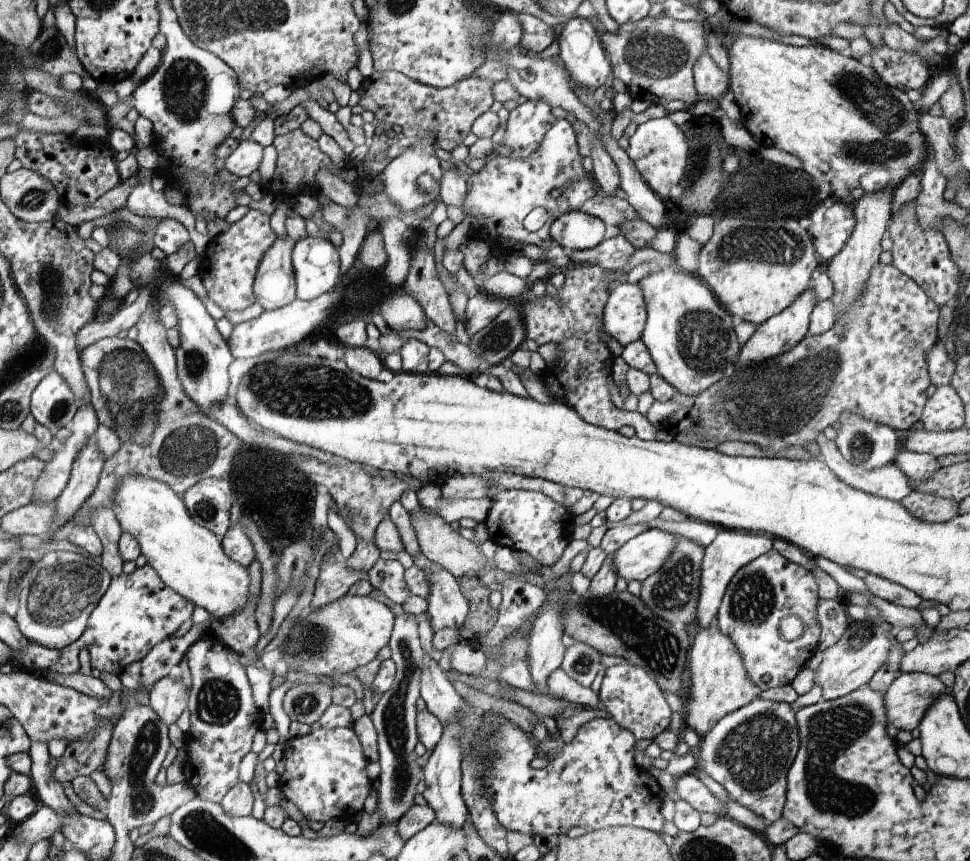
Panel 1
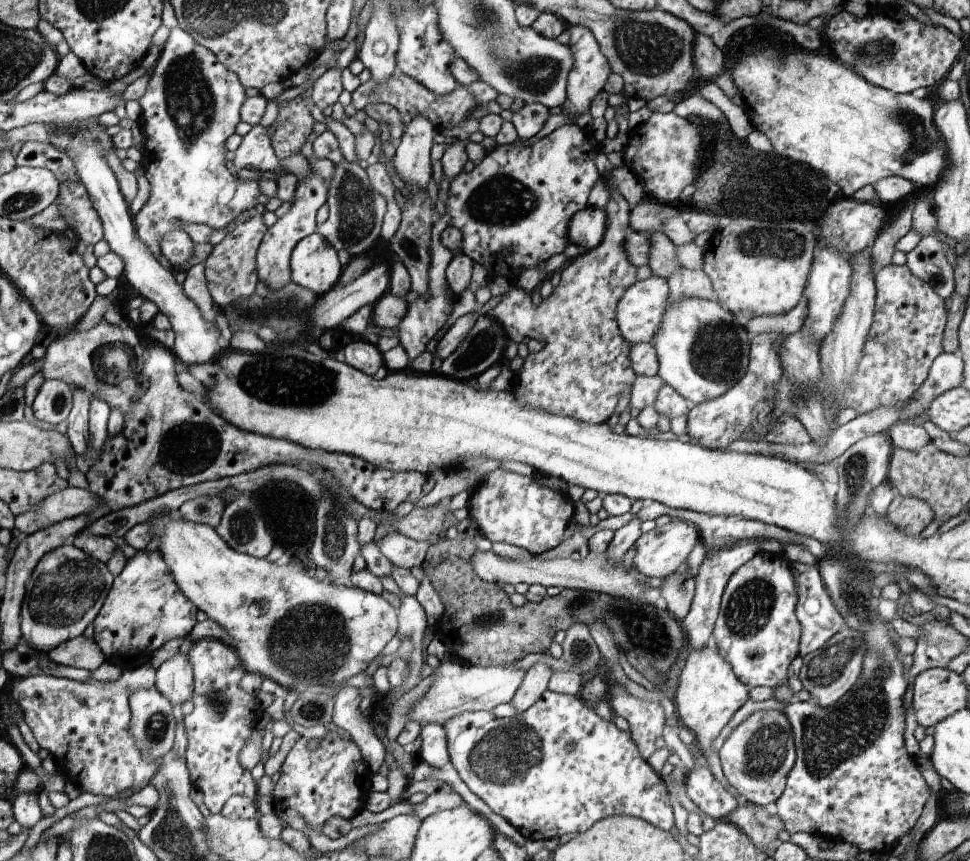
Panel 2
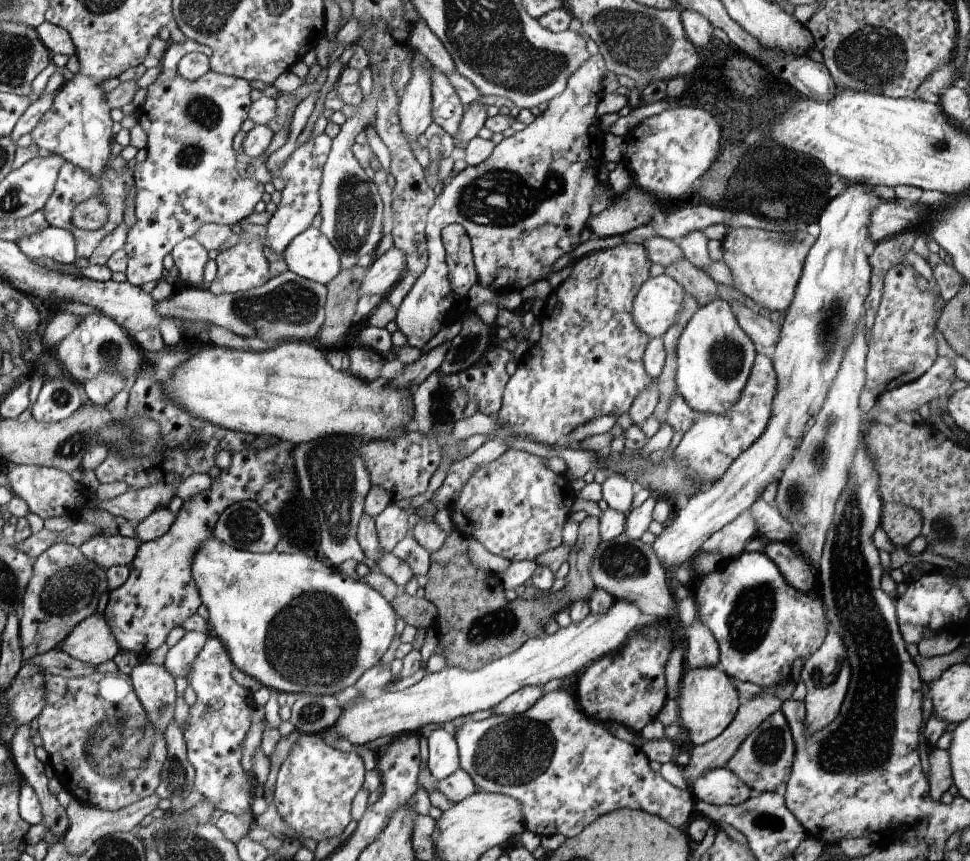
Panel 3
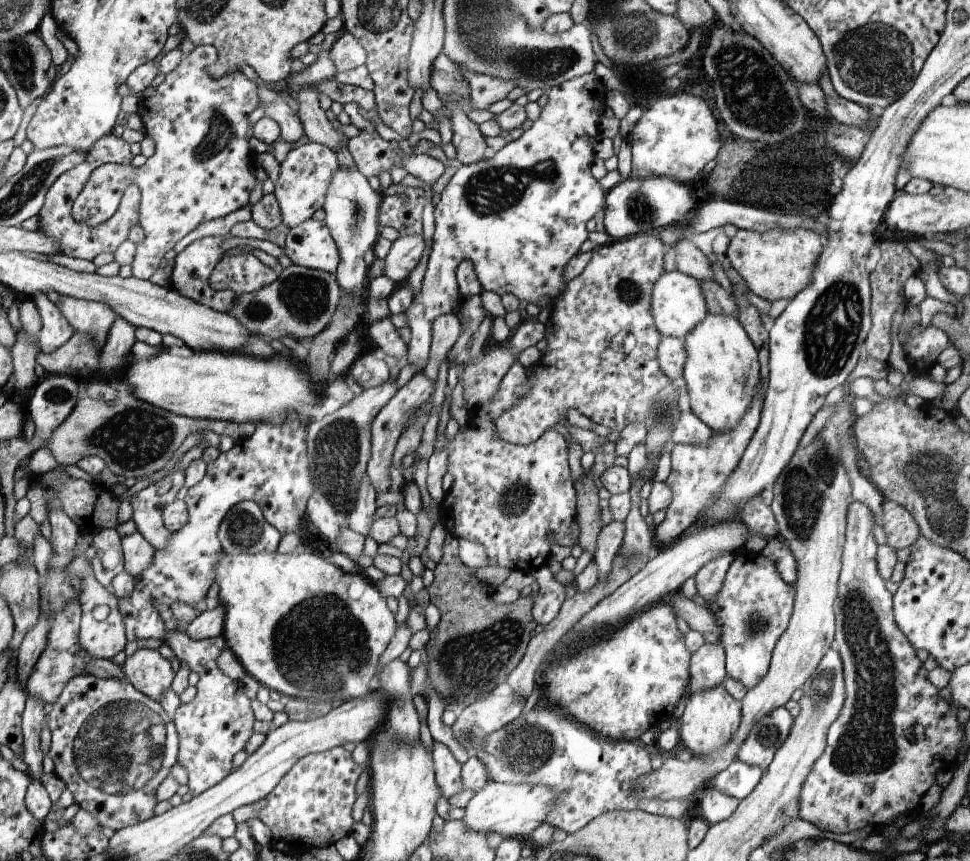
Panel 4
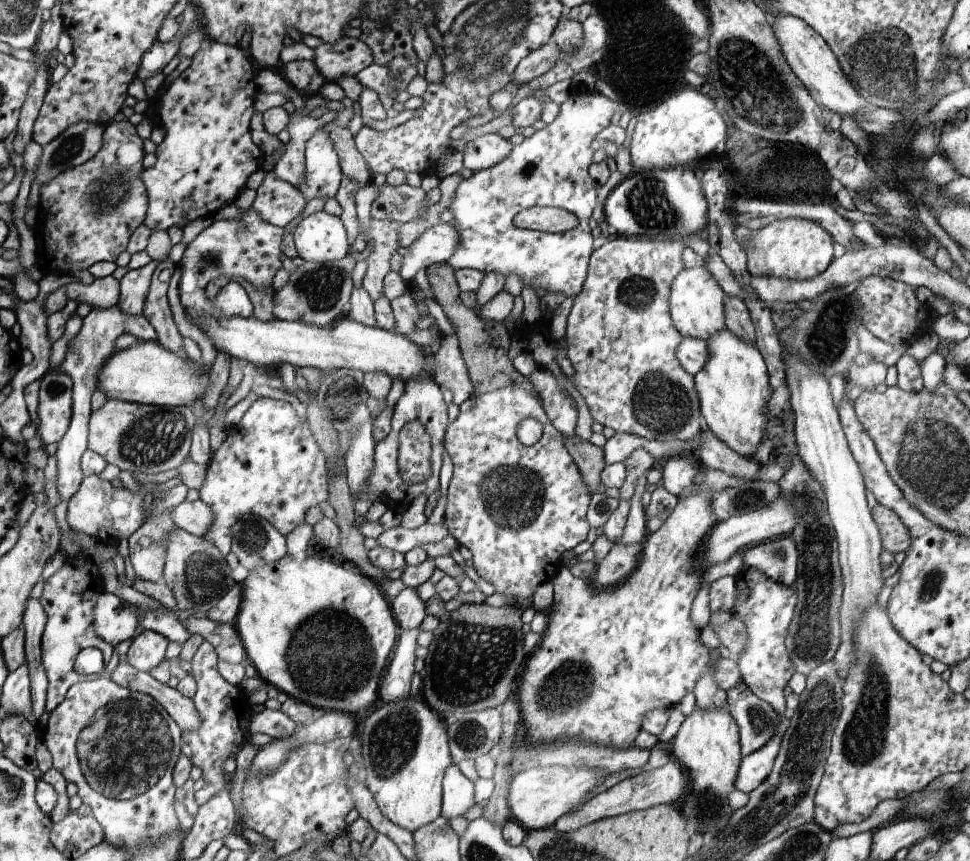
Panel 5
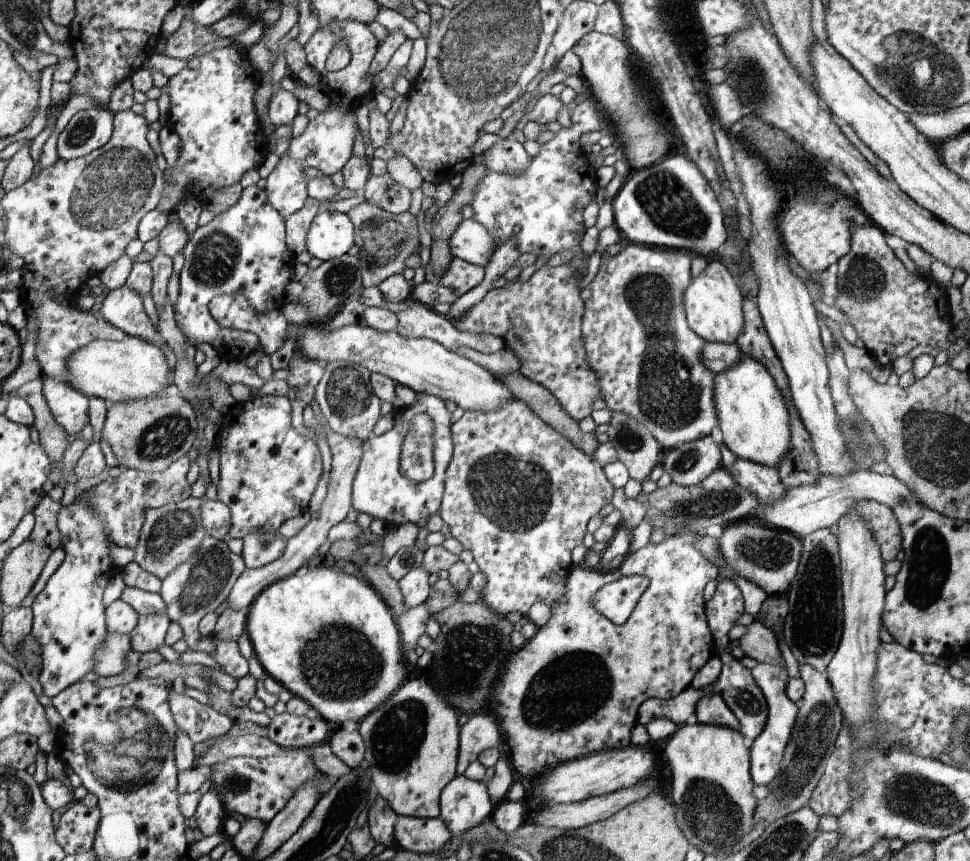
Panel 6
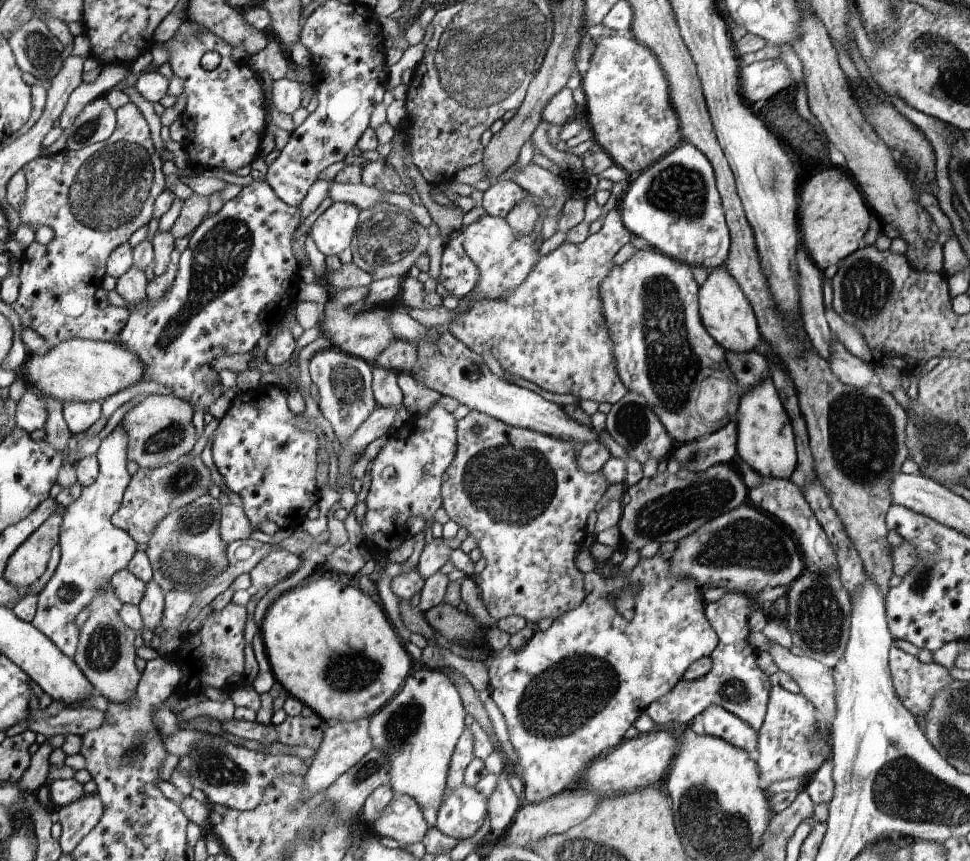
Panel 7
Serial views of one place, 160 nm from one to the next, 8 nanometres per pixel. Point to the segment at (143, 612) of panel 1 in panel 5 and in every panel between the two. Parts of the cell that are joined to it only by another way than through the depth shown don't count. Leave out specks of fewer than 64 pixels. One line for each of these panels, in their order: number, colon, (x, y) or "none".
2: (145, 608)
3: (160, 594)
4: (271, 467)
5: (269, 464)

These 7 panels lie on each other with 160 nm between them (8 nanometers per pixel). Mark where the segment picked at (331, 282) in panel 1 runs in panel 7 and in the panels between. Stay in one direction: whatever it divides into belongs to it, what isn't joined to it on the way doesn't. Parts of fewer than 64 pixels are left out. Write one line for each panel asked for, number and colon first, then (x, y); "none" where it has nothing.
2: (314, 264)
3: (310, 254)
4: (310, 244)
5: (322, 237)
6: (331, 235)
7: (334, 231)

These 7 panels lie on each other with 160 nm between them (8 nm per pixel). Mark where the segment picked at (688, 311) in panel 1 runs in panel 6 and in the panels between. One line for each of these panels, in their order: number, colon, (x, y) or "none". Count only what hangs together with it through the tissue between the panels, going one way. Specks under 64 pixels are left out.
2: (702, 351)
3: (715, 356)
4: (721, 373)
5: (733, 389)
6: (752, 415)

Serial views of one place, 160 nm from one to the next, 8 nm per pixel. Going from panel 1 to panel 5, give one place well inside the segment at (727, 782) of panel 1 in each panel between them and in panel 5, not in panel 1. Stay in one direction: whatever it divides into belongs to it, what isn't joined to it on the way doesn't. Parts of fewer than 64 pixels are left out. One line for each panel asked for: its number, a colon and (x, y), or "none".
2: (756, 757)
3: (762, 761)
4: (765, 737)
5: (756, 720)

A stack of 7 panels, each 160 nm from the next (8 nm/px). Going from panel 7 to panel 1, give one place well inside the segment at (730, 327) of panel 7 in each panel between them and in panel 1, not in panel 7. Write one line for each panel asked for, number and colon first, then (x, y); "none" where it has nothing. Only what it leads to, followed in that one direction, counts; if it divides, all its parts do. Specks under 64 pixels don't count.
1: (625, 314)
2: (640, 310)
3: (658, 302)
4: (678, 304)
5: (696, 303)
6: (712, 302)

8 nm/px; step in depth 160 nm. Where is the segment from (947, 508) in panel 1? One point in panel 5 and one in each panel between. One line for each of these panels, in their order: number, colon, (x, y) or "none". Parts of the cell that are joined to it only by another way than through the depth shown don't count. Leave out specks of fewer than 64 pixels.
2: (911, 515)
3: (902, 523)
4: (901, 530)
5: (895, 536)

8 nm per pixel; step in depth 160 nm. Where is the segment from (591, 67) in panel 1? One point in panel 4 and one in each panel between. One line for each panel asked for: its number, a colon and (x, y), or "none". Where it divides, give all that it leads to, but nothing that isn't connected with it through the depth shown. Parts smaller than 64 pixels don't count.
2: (514, 209)
3: (524, 207)
4: (519, 215)

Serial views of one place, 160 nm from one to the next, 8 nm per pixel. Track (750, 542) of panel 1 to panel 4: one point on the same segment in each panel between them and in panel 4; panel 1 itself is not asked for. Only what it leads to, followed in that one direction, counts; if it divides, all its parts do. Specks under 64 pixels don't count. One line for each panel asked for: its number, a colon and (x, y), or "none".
2: (712, 575)
3: (703, 652)
4: (707, 670)

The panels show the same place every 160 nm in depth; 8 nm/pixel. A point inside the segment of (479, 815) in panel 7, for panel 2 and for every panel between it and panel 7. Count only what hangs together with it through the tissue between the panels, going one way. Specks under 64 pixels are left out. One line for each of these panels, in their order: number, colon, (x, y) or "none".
2: (434, 750)
3: (444, 760)
4: (448, 771)
5: (458, 792)
6: (465, 803)

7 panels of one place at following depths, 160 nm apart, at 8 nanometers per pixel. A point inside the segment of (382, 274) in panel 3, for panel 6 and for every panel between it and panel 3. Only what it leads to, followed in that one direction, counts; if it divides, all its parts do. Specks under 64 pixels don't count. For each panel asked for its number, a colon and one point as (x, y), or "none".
4: (405, 253)
5: (437, 244)
6: (470, 242)

